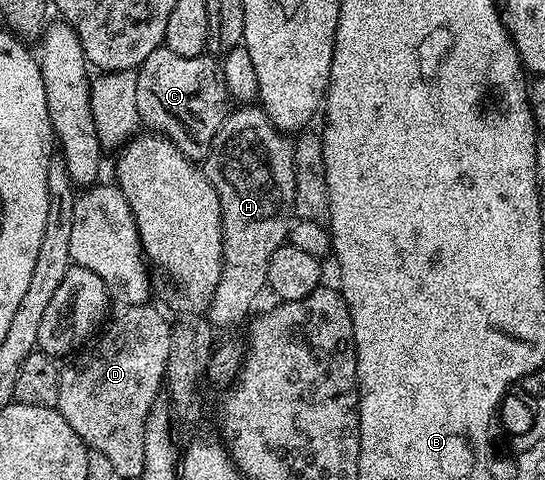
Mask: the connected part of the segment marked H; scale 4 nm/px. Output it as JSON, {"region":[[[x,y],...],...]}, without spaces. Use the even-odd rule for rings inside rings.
{"region":[[[241,104],[225,115],[219,132],[213,137],[209,155],[203,159],[207,180],[215,188],[221,205],[221,231],[223,232],[223,272],[215,296],[207,311],[207,319],[217,330],[229,330],[241,321],[267,286],[267,264],[275,248],[286,245],[291,225],[291,211],[297,187],[297,169],[293,163],[294,143],[271,124],[271,120],[257,104]]]}

